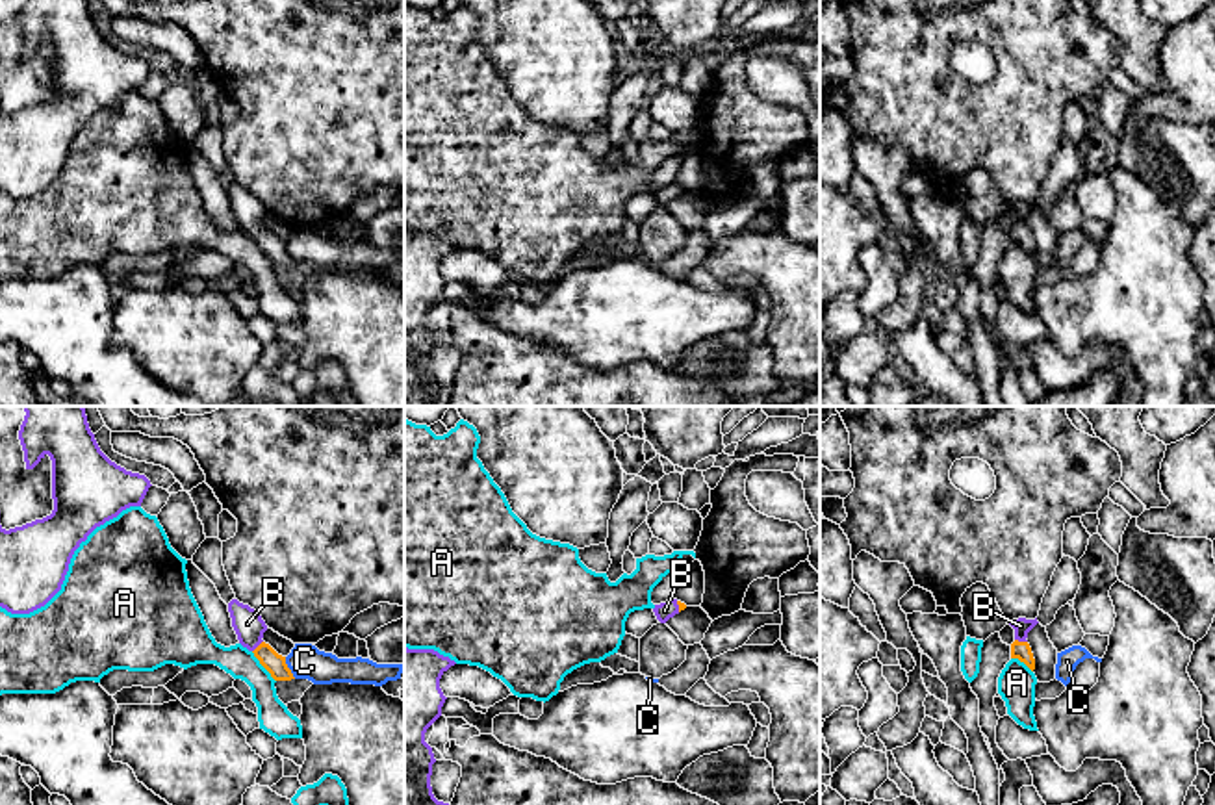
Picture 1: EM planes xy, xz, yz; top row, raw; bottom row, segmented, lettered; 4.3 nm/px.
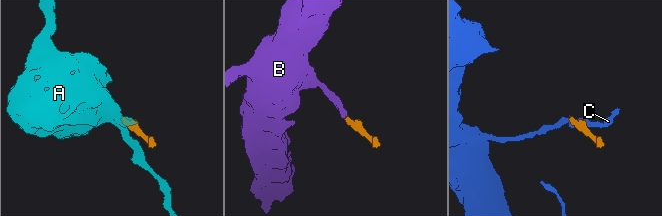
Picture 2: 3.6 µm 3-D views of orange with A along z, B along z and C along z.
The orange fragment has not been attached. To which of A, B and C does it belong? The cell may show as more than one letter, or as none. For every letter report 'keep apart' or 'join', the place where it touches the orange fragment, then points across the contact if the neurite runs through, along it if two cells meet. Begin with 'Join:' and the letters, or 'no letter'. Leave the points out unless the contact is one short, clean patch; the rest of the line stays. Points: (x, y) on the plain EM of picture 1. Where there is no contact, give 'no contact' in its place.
Join: B
A: keep apart | xy (262, 249)
B: join | yz (1021, 227) | across yz (1019, 234), (1021, 227), (1021, 210)
C: keep apart | xy (288, 253) | along xy (284, 242), (295, 262)

